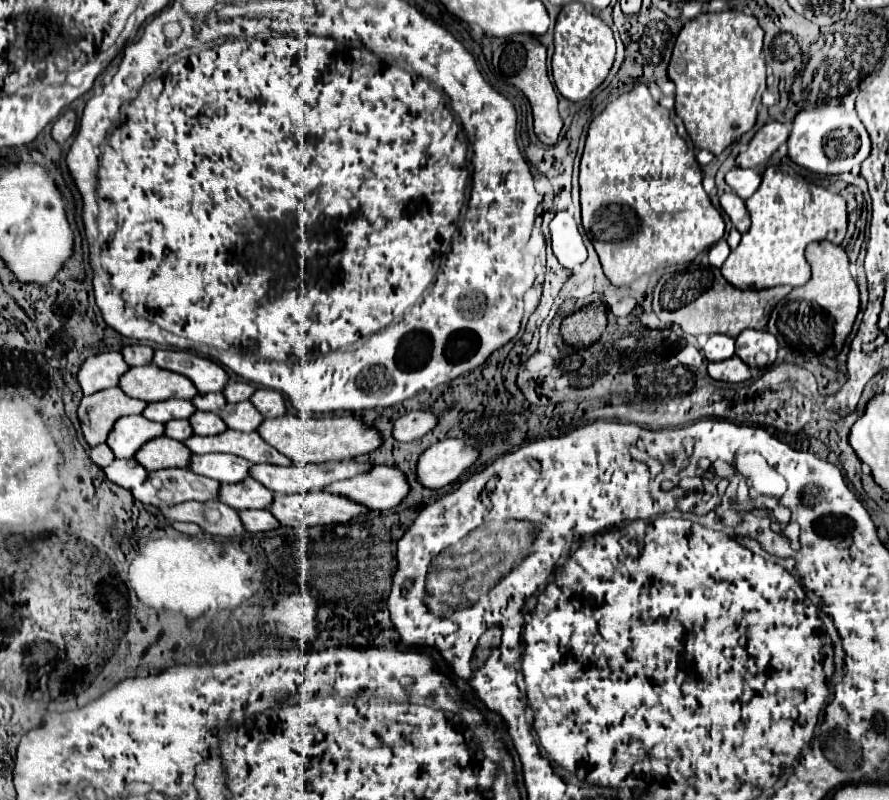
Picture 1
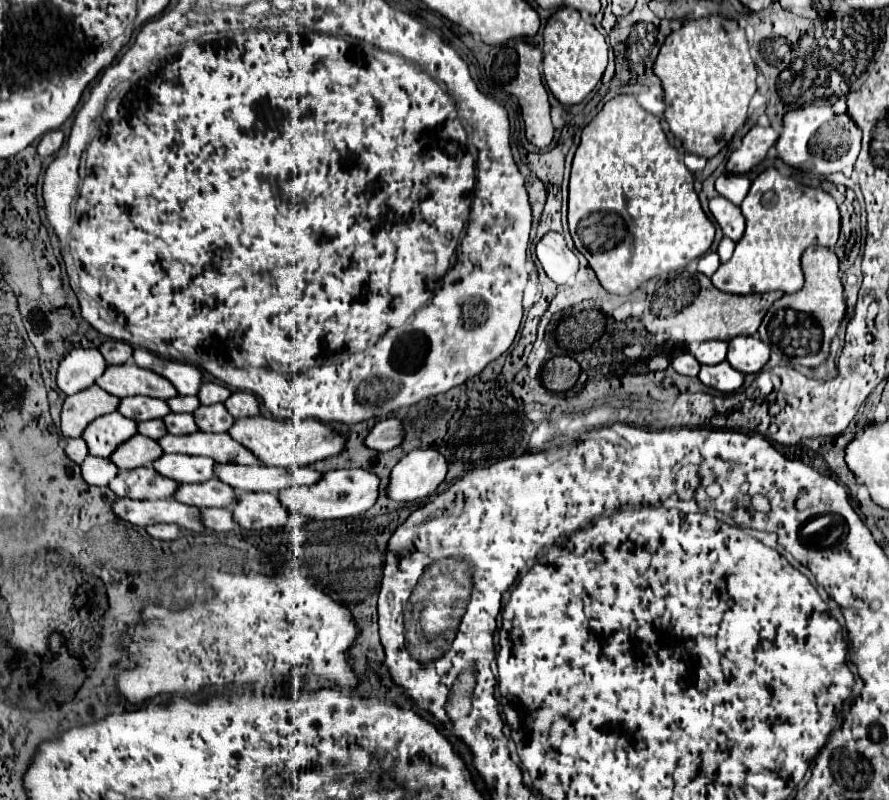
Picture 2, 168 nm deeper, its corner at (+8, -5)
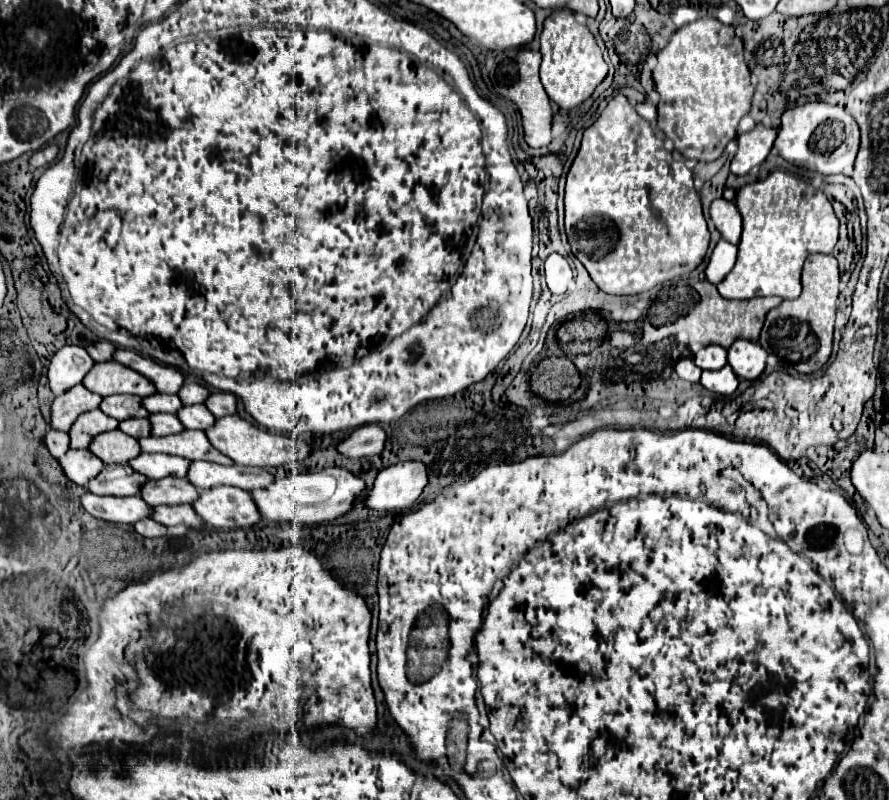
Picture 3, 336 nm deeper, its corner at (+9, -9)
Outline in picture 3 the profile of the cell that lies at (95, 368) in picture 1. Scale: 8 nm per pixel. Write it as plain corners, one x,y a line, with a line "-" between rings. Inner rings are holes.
62,346
52,356
50,368
48,368
48,380
50,380
52,392
58,396
68,388
80,384
92,366
94,366
94,360
88,356
84,348

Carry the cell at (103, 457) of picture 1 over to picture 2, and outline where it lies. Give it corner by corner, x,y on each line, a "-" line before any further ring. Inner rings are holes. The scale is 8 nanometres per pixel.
77,438
77,440
67,440
65,452
67,452
67,456
69,456
73,462
77,462
77,464
81,464
81,462
85,460
85,456
89,456
87,444
85,444
85,440
81,440
81,438

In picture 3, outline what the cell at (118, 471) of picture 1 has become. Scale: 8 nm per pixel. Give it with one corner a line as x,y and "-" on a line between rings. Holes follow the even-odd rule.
72,448
58,462
60,462
66,478
80,486
86,486
90,482
90,478
94,478
104,466
104,462
98,460
90,450
72,450

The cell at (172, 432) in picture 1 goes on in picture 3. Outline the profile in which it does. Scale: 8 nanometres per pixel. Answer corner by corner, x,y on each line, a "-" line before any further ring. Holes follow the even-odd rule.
130,418
130,420
122,420
118,426
124,434
134,436
134,438
142,438
142,436
150,436
150,422
146,418

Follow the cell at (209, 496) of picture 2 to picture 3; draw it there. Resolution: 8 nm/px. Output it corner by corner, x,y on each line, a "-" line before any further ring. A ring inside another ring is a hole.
162,478
142,484
140,498
150,506
192,504
198,498
198,490
186,478

